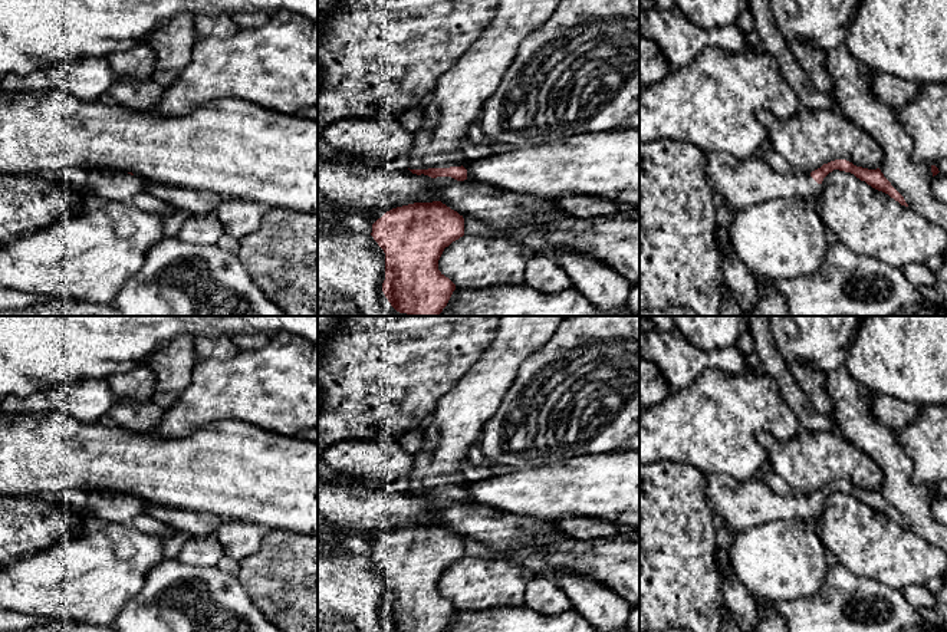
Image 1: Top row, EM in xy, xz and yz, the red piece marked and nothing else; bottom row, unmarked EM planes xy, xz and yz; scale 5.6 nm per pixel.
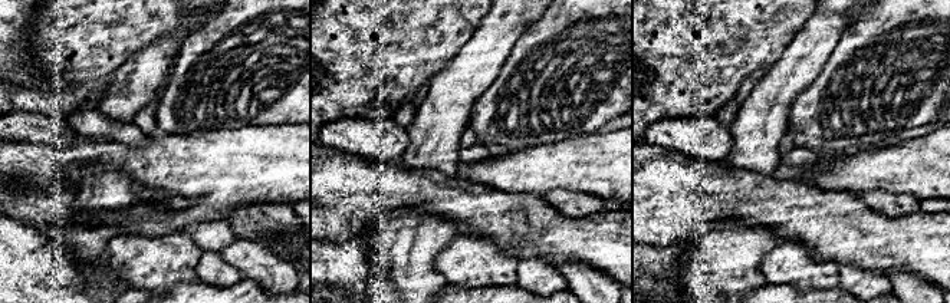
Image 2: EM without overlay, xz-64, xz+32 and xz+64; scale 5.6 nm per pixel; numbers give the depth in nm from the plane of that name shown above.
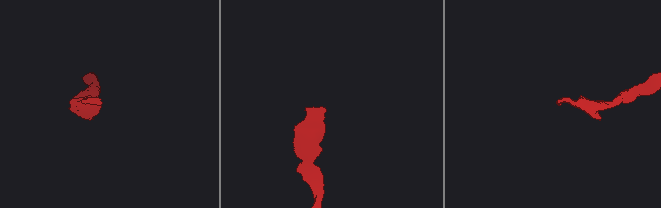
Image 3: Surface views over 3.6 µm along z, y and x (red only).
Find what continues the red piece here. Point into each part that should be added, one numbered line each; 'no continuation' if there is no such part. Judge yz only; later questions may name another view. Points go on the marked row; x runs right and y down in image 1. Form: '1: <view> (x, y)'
1: yz (743, 183)

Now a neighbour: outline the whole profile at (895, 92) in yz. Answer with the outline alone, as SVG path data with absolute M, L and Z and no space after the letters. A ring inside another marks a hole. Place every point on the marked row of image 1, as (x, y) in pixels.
M872 73L872 93L885 105L897 109L911 102L917 96L918 86L913 80L905 80L890 73Z

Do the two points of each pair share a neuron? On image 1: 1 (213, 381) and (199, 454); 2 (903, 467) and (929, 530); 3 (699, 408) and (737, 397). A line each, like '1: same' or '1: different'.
1: different
2: same
3: same

